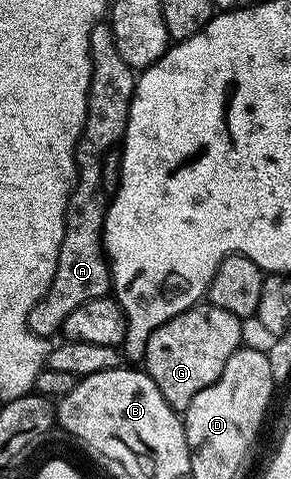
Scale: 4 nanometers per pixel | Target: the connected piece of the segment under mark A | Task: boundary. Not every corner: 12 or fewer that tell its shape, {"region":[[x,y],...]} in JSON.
{"region":[[110,22],[89,37],[87,116],[57,273],[29,329],[111,291],[102,165],[127,131],[137,75]]}

